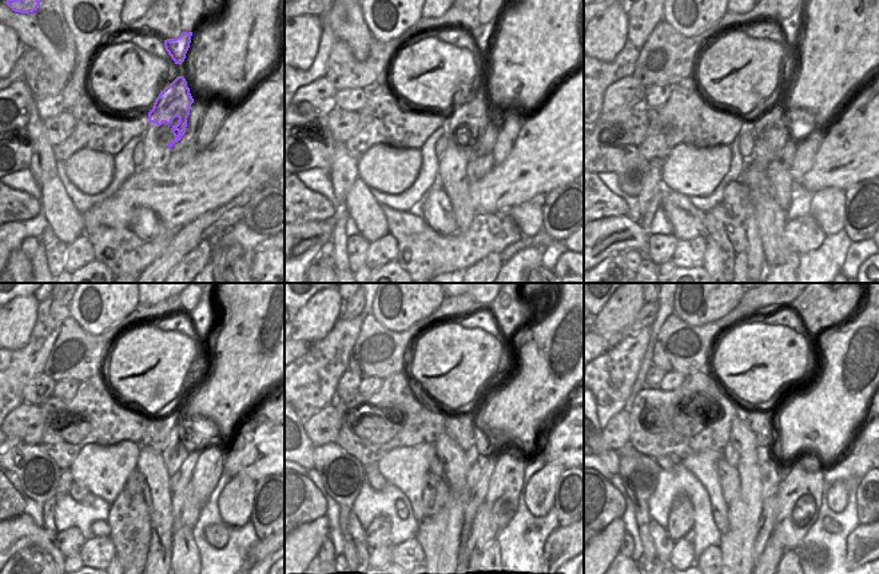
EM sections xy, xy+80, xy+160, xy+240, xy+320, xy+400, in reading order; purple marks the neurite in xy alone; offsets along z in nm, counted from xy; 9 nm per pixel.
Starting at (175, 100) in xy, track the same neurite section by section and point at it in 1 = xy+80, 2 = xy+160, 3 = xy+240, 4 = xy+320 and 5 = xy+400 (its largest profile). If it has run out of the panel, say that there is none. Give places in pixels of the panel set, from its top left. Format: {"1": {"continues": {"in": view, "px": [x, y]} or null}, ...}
{"1": {"continues": {"in": "xy+80", "px": [474, 112]}}, "2": {"continues": {"in": "xy+160", "px": [770, 132]}}, "3": {"continues": {"in": "xy+240", "px": [174, 454]}}, "4": {"continues": {"in": "xy+320", "px": [474, 461]}}, "5": {"continues": {"in": "xy+400", "px": [771, 473]}}}

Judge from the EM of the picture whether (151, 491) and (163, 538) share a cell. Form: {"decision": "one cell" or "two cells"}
{"decision": "one cell"}

